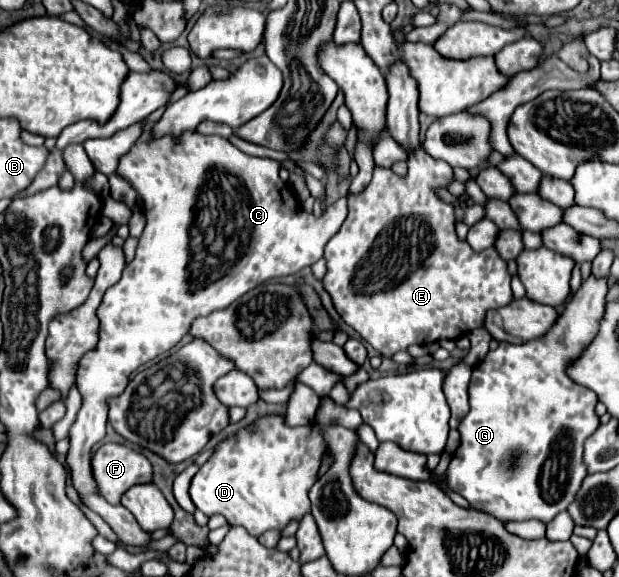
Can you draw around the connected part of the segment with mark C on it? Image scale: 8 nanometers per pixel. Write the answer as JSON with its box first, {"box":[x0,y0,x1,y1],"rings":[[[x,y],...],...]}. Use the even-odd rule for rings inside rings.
{"box":[68,133,346,547],"rings":[[[184,133],[180,139],[162,137],[152,143],[138,141],[118,165],[118,173],[134,185],[142,195],[142,211],[146,215],[146,229],[140,237],[134,261],[124,269],[122,279],[110,287],[98,309],[100,317],[100,341],[86,353],[80,361],[76,387],[82,395],[82,409],[78,411],[76,423],[70,427],[70,451],[68,467],[72,471],[72,481],[84,503],[96,511],[114,533],[130,547],[148,547],[152,535],[146,533],[134,515],[122,505],[110,505],[106,499],[98,497],[90,457],[92,447],[104,437],[108,421],[108,399],[118,397],[126,385],[128,377],[144,363],[156,359],[158,355],[172,349],[184,335],[196,317],[210,315],[212,311],[226,309],[238,297],[254,289],[266,279],[284,277],[298,273],[300,269],[314,265],[322,259],[326,241],[340,229],[346,219],[346,199],[338,199],[328,205],[328,209],[316,217],[312,213],[298,209],[298,199],[288,193],[286,183],[278,177],[280,163],[268,157],[254,157],[242,153],[228,139],[218,135]]]}

